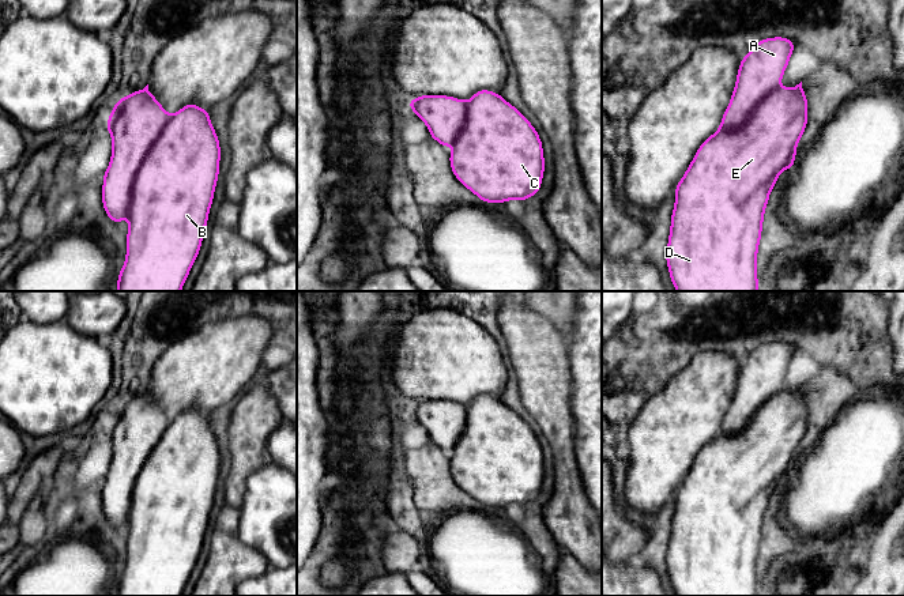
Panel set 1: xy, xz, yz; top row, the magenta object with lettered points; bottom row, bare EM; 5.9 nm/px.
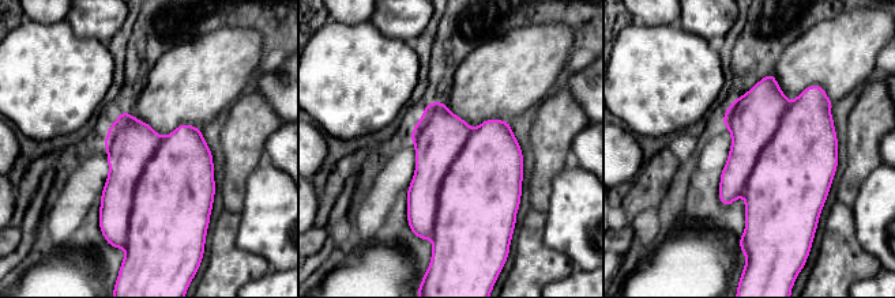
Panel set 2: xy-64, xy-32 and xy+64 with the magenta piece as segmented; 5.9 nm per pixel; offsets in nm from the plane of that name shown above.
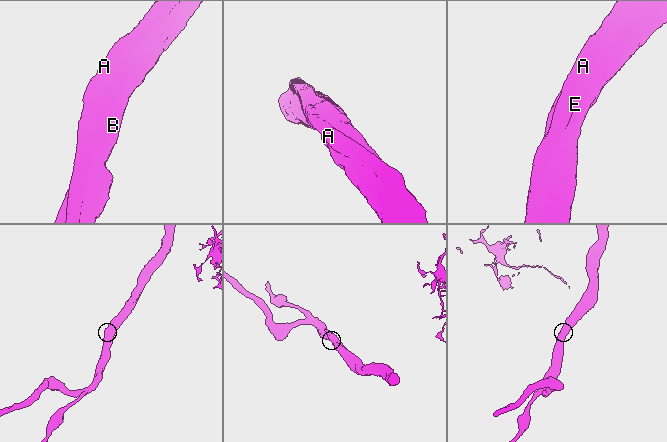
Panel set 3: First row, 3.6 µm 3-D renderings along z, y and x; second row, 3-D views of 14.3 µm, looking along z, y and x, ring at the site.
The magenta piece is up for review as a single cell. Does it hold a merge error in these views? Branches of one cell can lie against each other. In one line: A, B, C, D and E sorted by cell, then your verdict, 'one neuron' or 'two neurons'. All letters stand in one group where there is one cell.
A B C D E | one neuron

